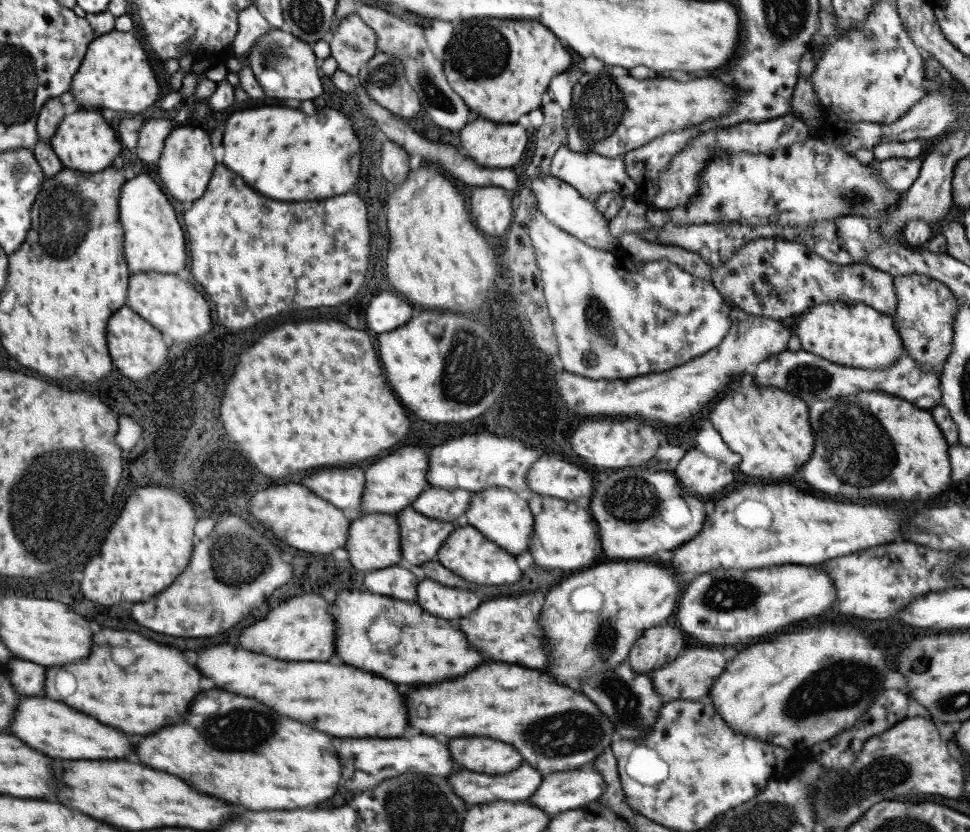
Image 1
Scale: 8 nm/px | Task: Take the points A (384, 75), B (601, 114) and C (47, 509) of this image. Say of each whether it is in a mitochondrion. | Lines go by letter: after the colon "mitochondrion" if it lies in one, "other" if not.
A: mitochondrion
B: mitochondrion
C: mitochondrion

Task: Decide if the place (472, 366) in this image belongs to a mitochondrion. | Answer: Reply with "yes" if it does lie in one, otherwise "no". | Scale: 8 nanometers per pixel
yes

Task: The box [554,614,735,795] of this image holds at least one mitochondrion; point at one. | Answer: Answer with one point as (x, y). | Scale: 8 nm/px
(627, 699)

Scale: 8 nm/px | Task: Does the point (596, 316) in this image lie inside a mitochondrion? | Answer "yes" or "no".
yes

